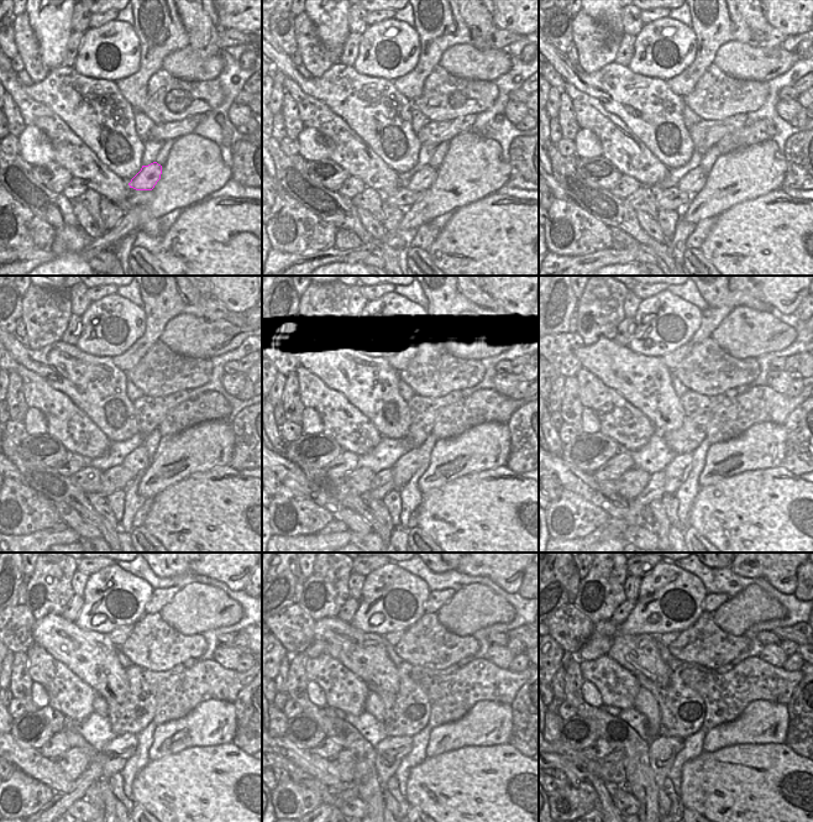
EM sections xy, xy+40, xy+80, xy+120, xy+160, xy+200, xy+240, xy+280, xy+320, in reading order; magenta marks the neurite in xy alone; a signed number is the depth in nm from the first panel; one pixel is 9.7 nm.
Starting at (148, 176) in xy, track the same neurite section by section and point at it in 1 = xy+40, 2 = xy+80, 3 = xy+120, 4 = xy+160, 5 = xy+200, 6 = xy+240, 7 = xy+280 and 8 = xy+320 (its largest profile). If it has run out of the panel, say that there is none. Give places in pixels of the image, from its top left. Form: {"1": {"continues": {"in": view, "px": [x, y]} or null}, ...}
{"1": {"continues": {"in": "xy+40", "px": [423, 179]}}, "2": {"continues": {"in": "xy+80", "px": [692, 182]}}, "3": {"continues": {"in": "xy+120", "px": [137, 461]}}, "4": {"continues": {"in": "xy+160", "px": [402, 471]}}, "5": {"continues": {"in": "xy+200", "px": [676, 472]}}, "6": {"continues": {"in": "xy+240", "px": [115, 753]}}, "7": {"continues": {"in": "xy+280", "px": [388, 753]}}, "8": {"continues": {"in": "xy+320", "px": [662, 752]}}}

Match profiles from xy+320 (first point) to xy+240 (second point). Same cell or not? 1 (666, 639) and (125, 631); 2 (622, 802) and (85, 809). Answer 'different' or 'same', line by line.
1: same
2: same

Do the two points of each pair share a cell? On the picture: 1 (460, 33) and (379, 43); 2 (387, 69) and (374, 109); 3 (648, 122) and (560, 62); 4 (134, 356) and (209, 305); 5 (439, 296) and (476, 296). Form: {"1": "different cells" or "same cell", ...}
{"1": "different cells", "2": "different cells", "3": "same cell", "4": "same cell", "5": "same cell"}

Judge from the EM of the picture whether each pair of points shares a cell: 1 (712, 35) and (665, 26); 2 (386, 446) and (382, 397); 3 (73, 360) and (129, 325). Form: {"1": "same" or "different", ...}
{"1": "different", "2": "different", "3": "different"}

